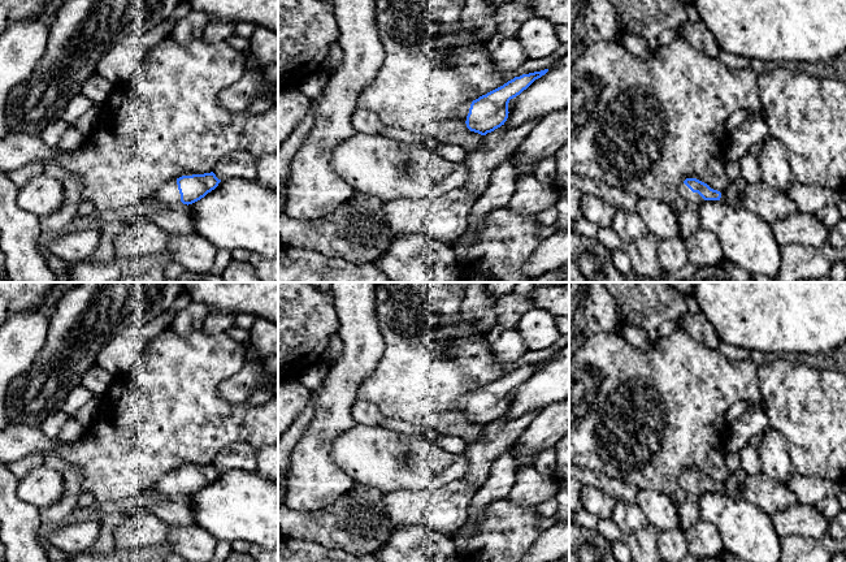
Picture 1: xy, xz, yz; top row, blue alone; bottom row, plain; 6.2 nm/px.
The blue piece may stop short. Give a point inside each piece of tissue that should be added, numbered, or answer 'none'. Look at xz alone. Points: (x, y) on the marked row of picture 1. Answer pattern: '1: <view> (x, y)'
1: xz (461, 112)

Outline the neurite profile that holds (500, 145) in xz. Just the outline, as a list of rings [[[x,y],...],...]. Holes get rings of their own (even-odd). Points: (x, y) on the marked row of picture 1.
[[[533,120],[513,127],[502,125],[487,133],[480,147],[467,151],[463,163],[469,170],[469,177],[463,187],[482,195],[489,185],[491,173],[504,161],[511,160],[537,124],[538,121]]]

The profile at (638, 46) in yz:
[[[637,34],[624,35],[622,43],[633,56],[642,60],[648,60],[654,51],[654,46],[651,46],[646,38]]]

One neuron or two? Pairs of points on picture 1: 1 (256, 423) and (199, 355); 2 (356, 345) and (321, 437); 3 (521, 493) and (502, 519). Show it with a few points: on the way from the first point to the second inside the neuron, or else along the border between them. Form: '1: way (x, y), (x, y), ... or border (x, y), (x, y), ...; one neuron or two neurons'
1: way (233, 419), (226, 419), (199, 392), (199, 379); one neuron
2: way (350, 368), (334, 397), (333, 414); one neuron
3: border (507, 497), (516, 504), (533, 508); two neurons

